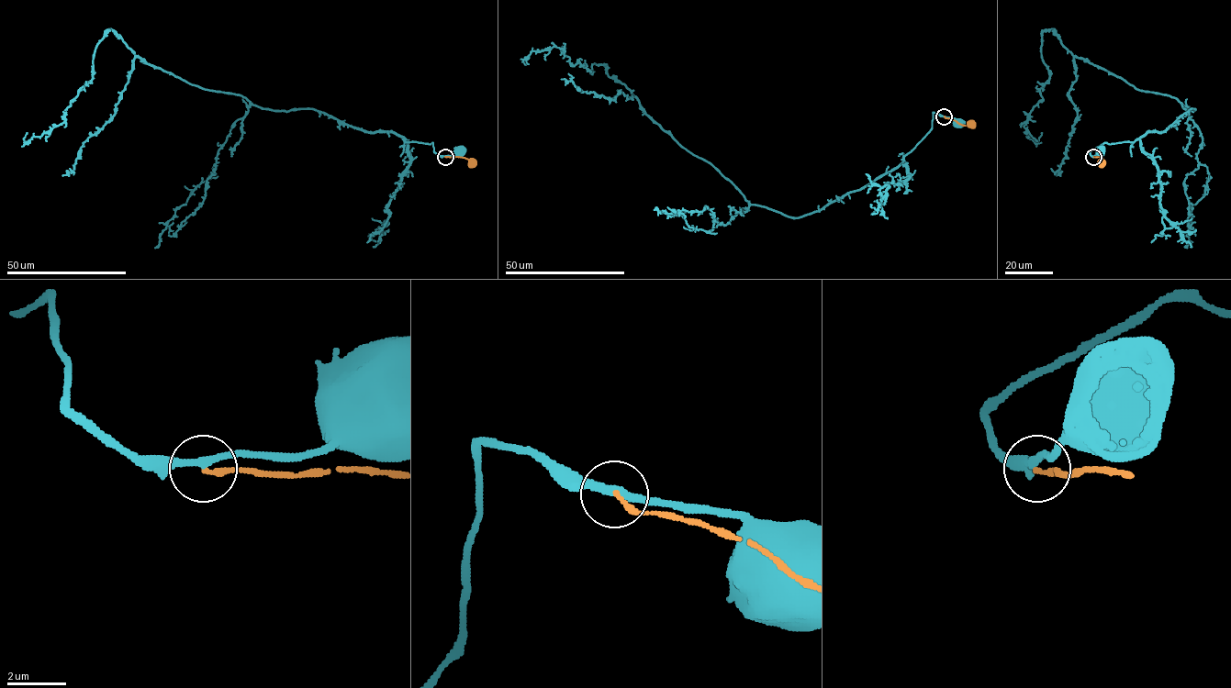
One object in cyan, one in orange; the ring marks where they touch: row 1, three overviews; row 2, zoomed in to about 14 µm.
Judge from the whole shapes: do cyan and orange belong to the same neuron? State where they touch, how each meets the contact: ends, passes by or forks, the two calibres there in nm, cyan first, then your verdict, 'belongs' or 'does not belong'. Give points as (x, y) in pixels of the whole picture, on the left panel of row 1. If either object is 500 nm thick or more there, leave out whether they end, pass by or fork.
at (445, 157); cyan passes by; orange ends there; 260 nm thick on the cyan side, 180 nm on the other; does not belong

